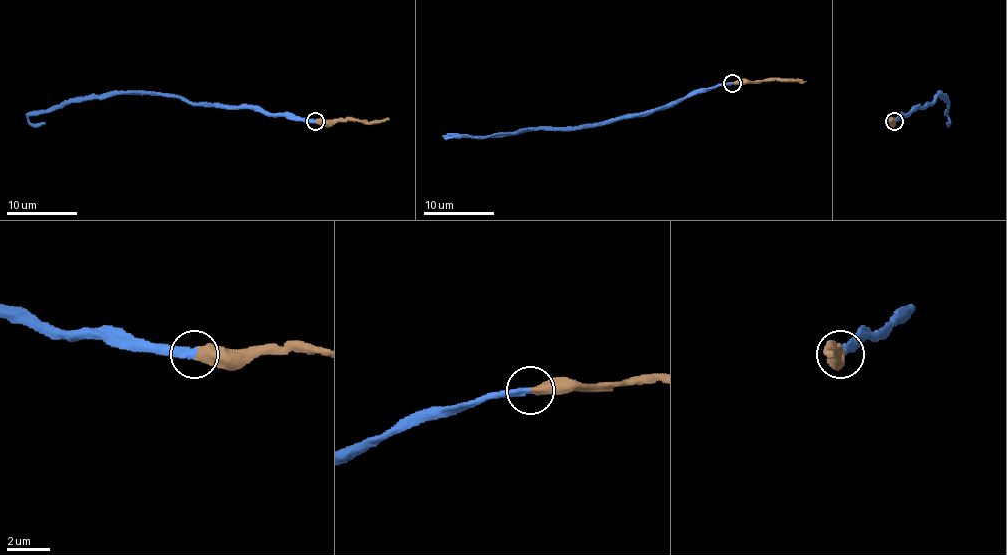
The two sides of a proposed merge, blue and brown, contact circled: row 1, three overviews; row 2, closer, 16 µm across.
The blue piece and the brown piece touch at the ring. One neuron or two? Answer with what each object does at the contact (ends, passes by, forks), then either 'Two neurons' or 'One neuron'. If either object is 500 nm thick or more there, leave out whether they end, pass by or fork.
At the ring blue ends. At the ring brown ends. One neuron

